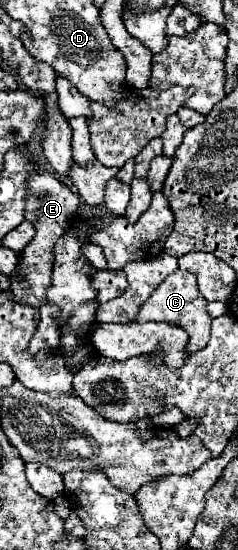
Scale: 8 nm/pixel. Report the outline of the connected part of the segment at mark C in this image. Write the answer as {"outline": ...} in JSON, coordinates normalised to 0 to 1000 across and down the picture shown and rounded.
{"outline":[[[731,493],[723,500],[706,500],[706,507],[689,507],[681,518],[664,518],[647,525],[647,533],[622,540],[622,547],[588,558],[571,584],[605,587],[605,584],[689,584],[689,587],[731,587],[748,595],[765,595],[790,605],[790,620],[773,631],[782,645],[815,645],[832,638],[849,638],[874,627],[882,616],[882,584],[891,576],[866,565],[874,547],[840,536],[832,518],[824,518],[824,496],[807,493]]]}

